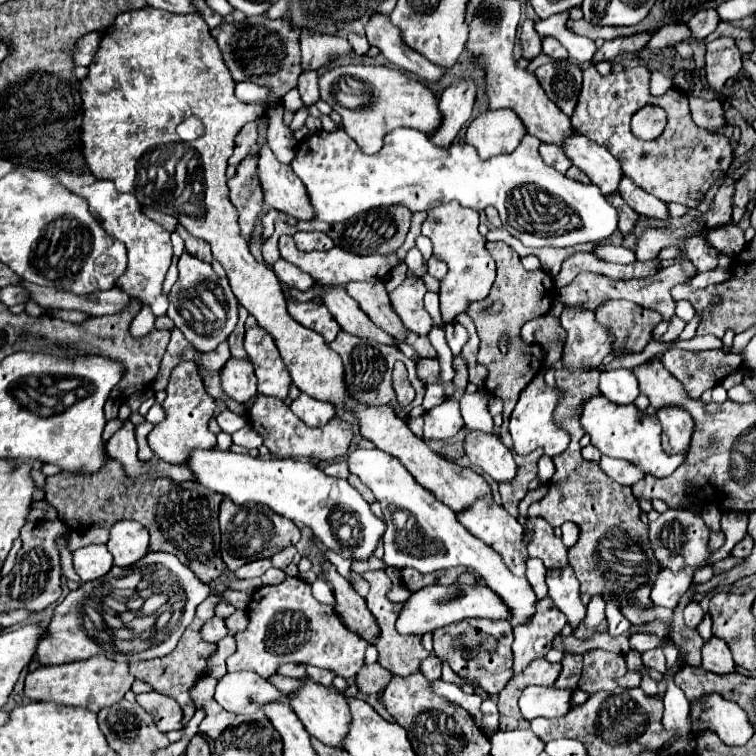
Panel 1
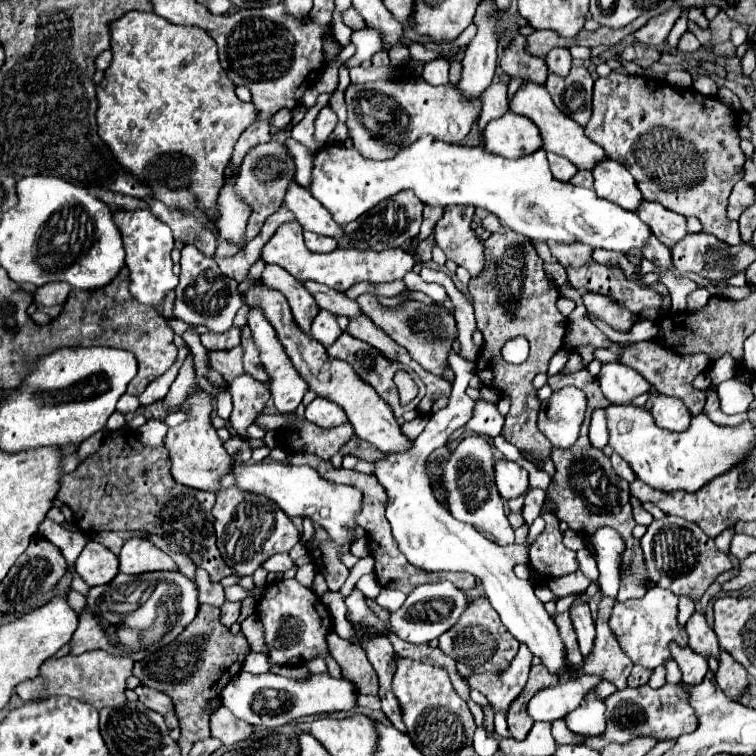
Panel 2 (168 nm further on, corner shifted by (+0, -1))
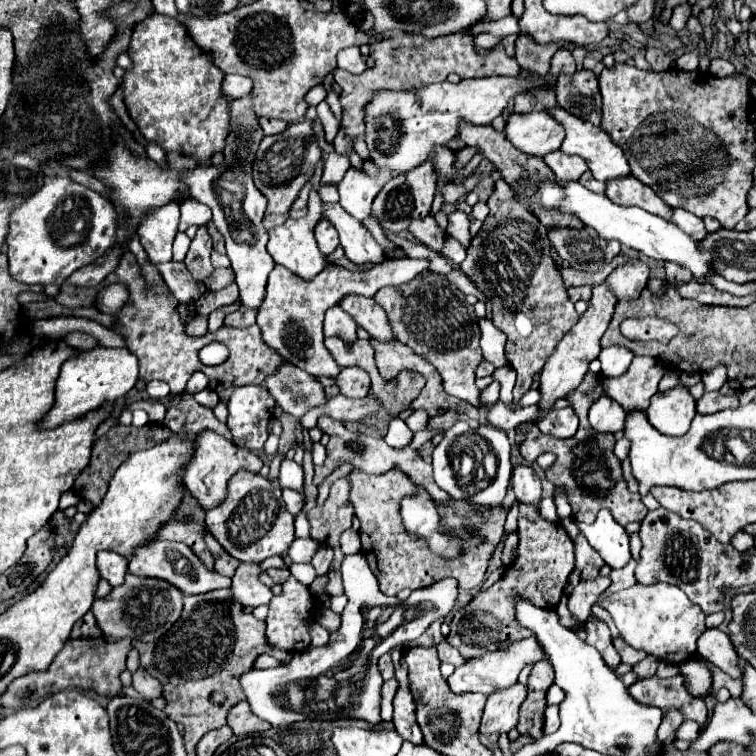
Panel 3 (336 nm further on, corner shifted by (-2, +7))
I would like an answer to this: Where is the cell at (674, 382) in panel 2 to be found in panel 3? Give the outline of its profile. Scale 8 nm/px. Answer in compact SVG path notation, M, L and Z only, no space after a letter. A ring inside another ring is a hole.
M704 394L696 402L696 408L700 414L712 414L718 410L735 409L736 406L739 406L738 398L722 398L720 394Z

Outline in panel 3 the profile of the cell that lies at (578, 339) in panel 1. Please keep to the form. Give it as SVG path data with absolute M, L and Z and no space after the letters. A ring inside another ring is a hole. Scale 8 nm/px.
M636 262L636 264L626 264L626 266L618 266L606 280L604 284L610 288L610 292L614 292L616 300L632 300L632 298L640 298L646 282L650 276L650 268L644 262Z

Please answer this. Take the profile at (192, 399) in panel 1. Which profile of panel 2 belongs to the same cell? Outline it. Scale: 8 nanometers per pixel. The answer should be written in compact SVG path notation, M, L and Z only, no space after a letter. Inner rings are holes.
M204 392L192 394L182 408L190 418L182 422L180 426L168 428L164 444L170 448L170 458L172 458L172 476L176 482L196 488L196 490L206 490L206 492L218 492L220 490L220 478L224 474L232 472L232 458L222 446L222 440L216 434L216 428L210 424L210 412L212 412L212 396Z

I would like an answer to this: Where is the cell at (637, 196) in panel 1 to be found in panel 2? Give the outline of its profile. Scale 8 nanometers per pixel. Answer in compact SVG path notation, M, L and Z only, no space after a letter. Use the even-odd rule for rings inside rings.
M644 202L644 208L640 208L638 216L644 222L648 222L648 226L652 228L652 234L668 248L672 248L674 244L678 244L682 238L688 236L686 218L666 210L658 202Z

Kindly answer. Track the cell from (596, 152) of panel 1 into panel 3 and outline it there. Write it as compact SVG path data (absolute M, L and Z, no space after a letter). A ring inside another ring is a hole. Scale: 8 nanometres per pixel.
M624 176L622 180L608 180L606 182L606 196L622 206L638 206L650 214L670 218L670 206L666 206L654 190L650 190L646 184L642 184L638 178Z

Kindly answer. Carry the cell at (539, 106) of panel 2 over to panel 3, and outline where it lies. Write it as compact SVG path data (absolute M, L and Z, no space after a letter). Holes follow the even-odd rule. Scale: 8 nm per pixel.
M560 106L548 108L546 112L548 112L550 116L554 116L554 120L558 120L558 122L564 126L566 140L562 142L562 148L560 148L560 150L566 152L566 154L576 154L576 156L584 158L586 164L588 164L588 168L590 168L590 172L594 174L596 180L608 182L608 180L612 180L612 178L630 174L630 166L628 166L628 162L626 162L626 158L624 158L620 146L616 146L616 144L610 140L610 136L608 136L602 128L598 128L598 126L586 122L586 120L578 120L576 116L570 116L570 112L566 112L566 110L560 108Z

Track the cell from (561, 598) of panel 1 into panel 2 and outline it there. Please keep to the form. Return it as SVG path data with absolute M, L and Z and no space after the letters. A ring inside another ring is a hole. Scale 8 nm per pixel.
M580 596L572 604L572 622L574 622L576 634L578 634L580 652L584 658L588 658L594 648L596 628L594 628L594 620L590 616L590 608L588 608L588 604L580 604Z

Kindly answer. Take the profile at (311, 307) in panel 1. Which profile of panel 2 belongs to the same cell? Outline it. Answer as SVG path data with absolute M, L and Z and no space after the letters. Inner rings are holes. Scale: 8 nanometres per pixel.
M320 310L316 320L312 322L312 338L318 340L324 348L328 348L336 342L340 334L342 334L342 328L338 326L336 316L332 316L328 310Z

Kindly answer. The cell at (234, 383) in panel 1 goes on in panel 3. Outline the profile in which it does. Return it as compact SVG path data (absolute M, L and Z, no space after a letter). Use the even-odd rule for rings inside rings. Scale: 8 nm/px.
M246 384L236 388L228 400L228 428L232 430L234 444L260 450L268 438L266 424L272 418L274 398L264 386Z

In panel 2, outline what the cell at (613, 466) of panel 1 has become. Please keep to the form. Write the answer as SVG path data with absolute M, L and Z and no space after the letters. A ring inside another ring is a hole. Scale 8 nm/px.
M612 454L610 460L612 460L612 466L614 466L614 472L616 472L620 478L624 478L626 482L634 482L634 480L636 480L632 468L628 468L628 464L626 464L618 454Z

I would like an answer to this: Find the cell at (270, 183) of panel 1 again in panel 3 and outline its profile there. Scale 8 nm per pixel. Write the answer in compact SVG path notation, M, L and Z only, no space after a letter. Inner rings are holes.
M322 202L322 218L330 220L330 224L338 230L340 234L340 246L346 252L346 258L364 264L380 264L384 262L384 250L376 244L372 234L358 222L354 216L350 216L340 204L326 204Z

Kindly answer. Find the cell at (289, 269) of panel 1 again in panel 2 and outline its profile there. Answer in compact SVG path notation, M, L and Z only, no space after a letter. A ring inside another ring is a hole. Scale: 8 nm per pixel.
M304 282L304 286L316 296L316 302L320 304L320 308L332 312L334 316L346 316L348 320L362 316L360 306L356 304L356 300L350 300L344 292L338 292L334 288L328 286L320 286L316 282Z

